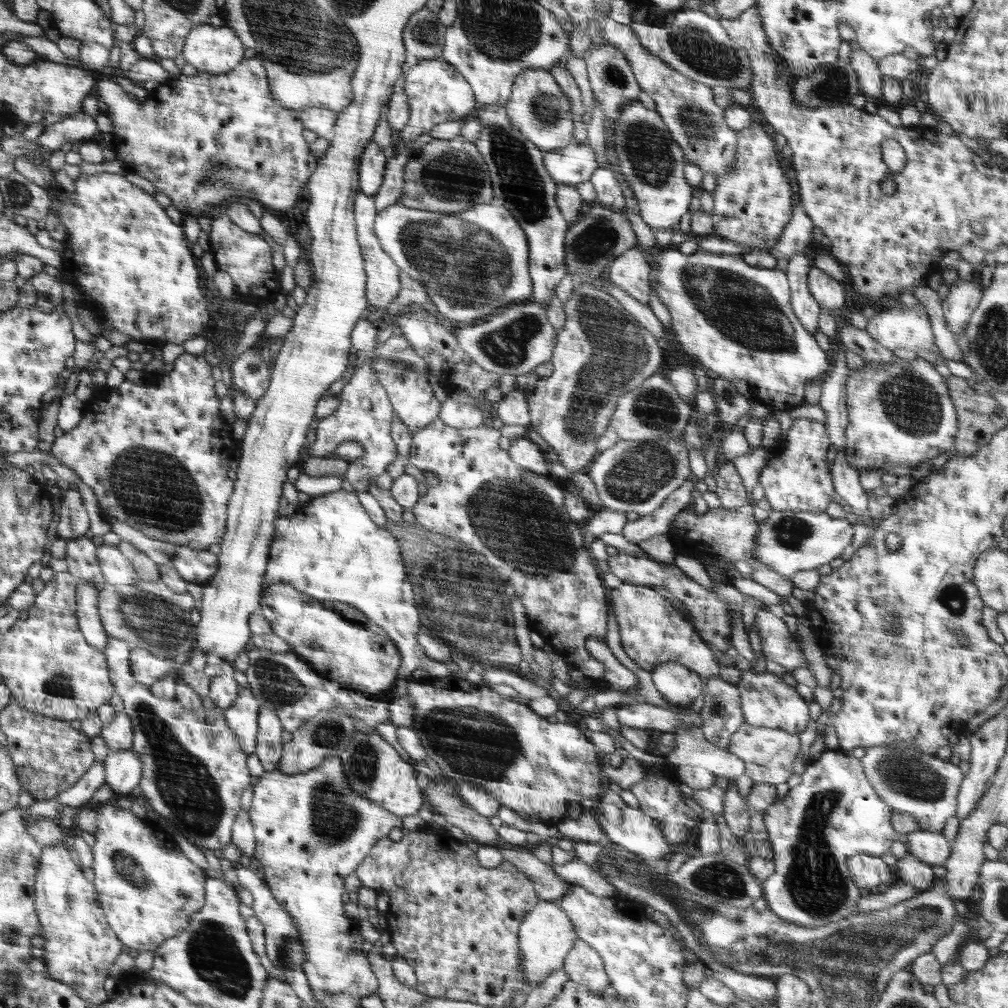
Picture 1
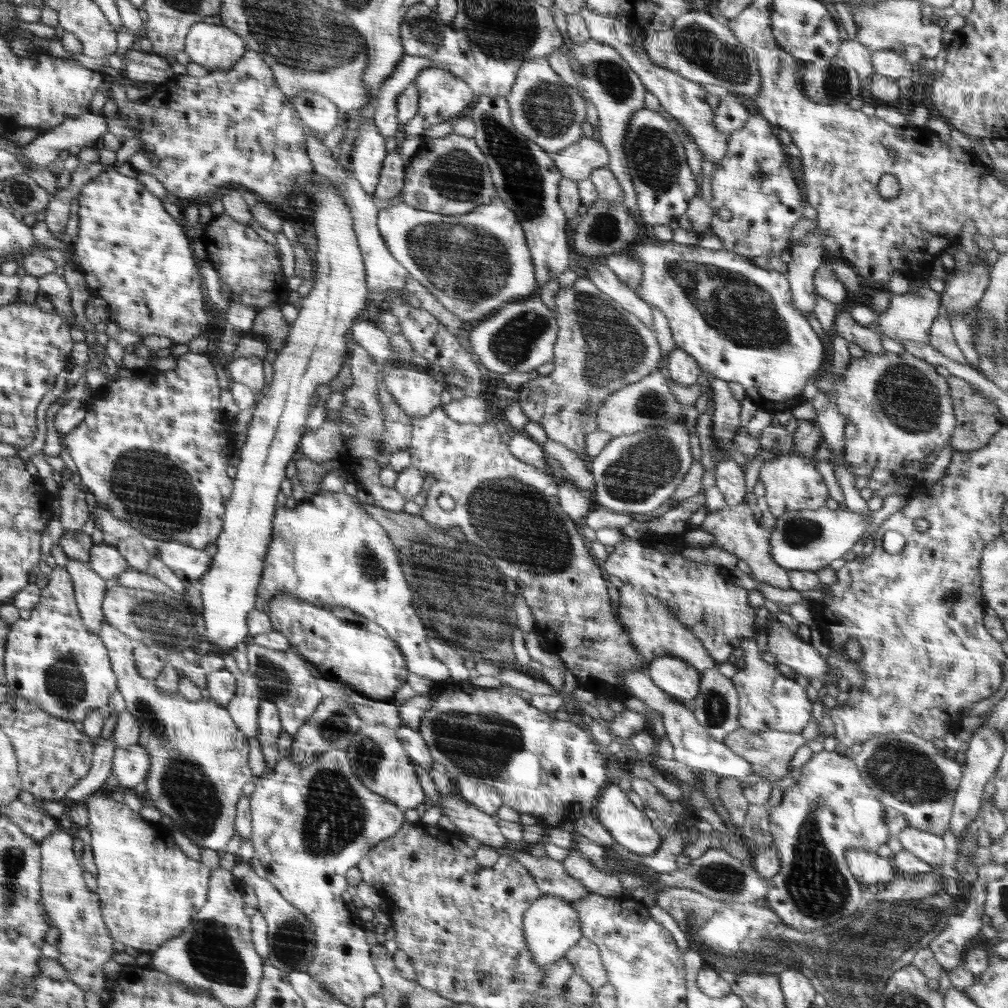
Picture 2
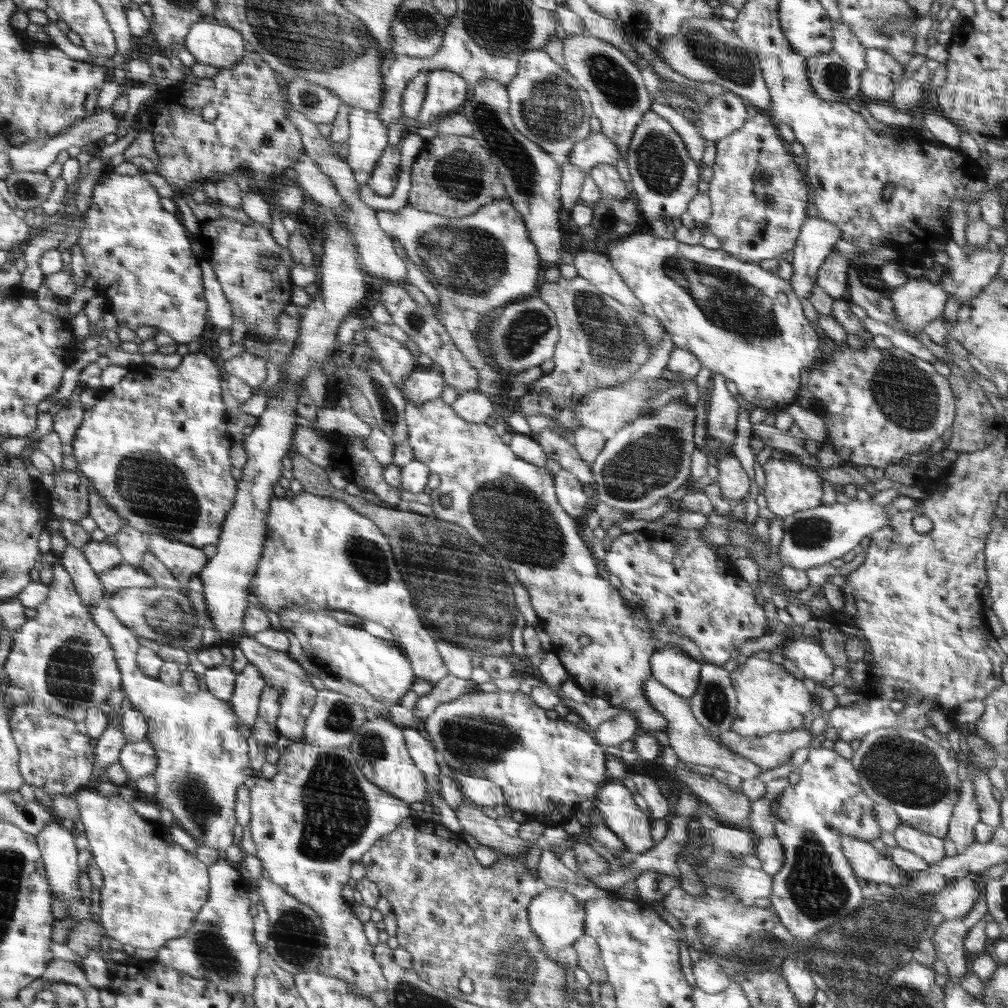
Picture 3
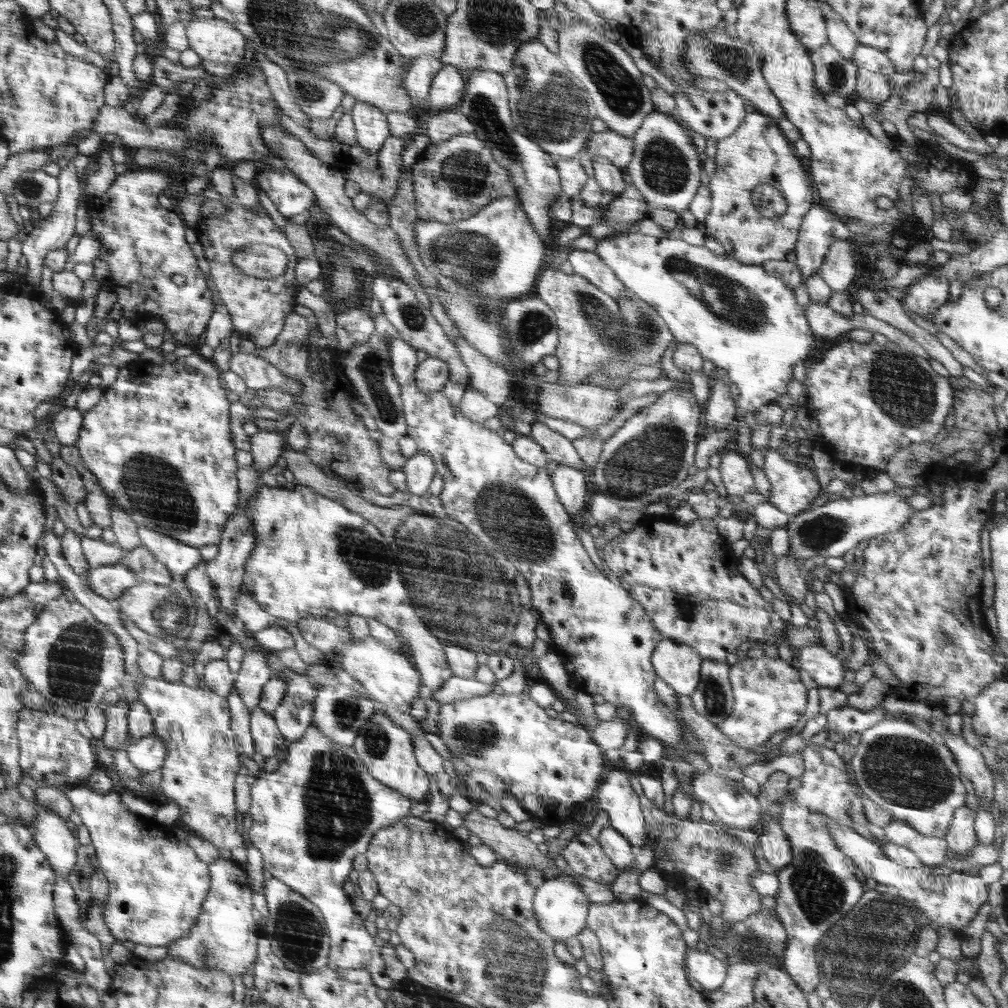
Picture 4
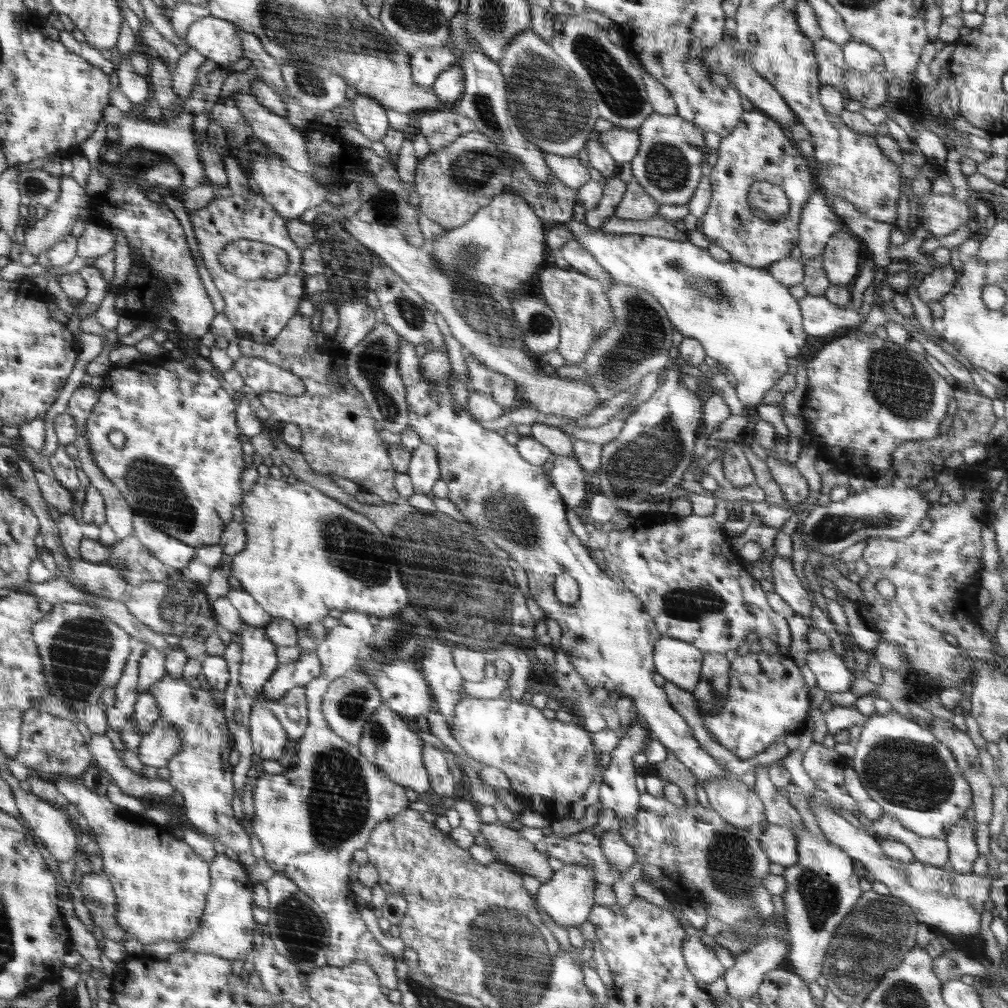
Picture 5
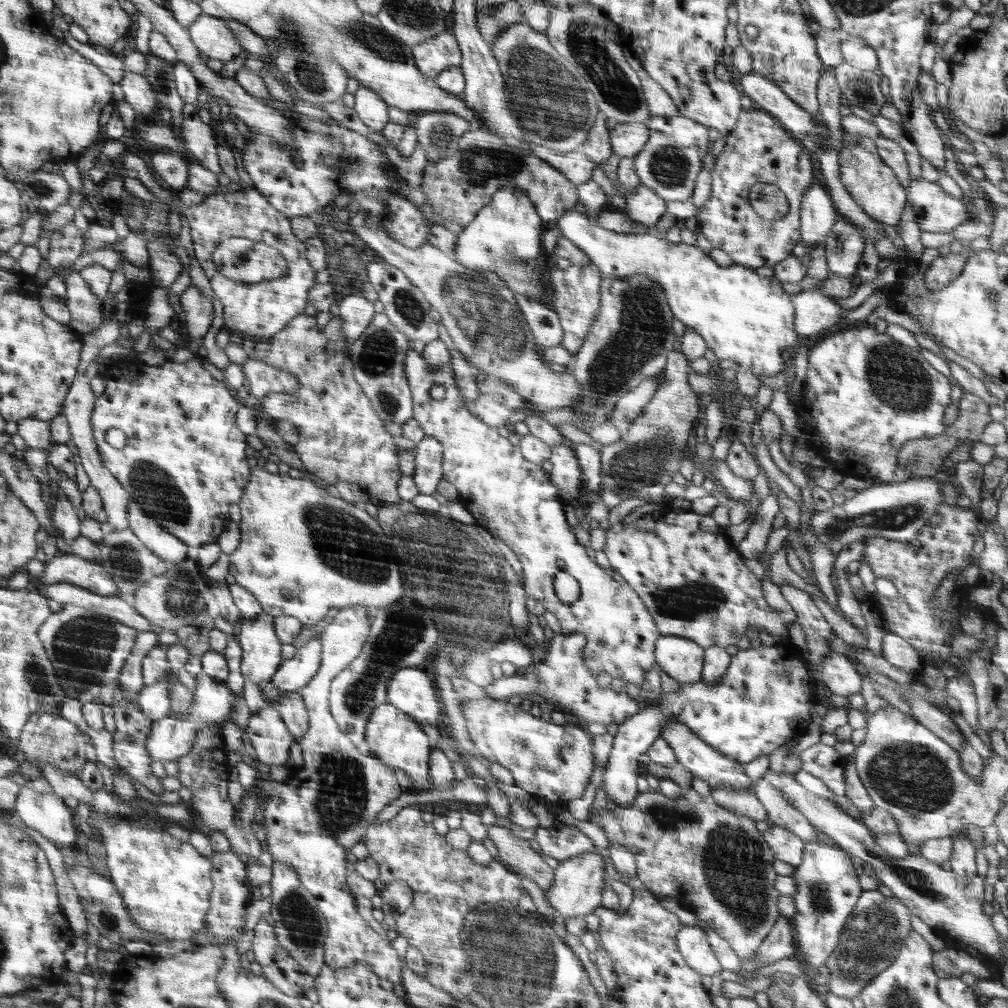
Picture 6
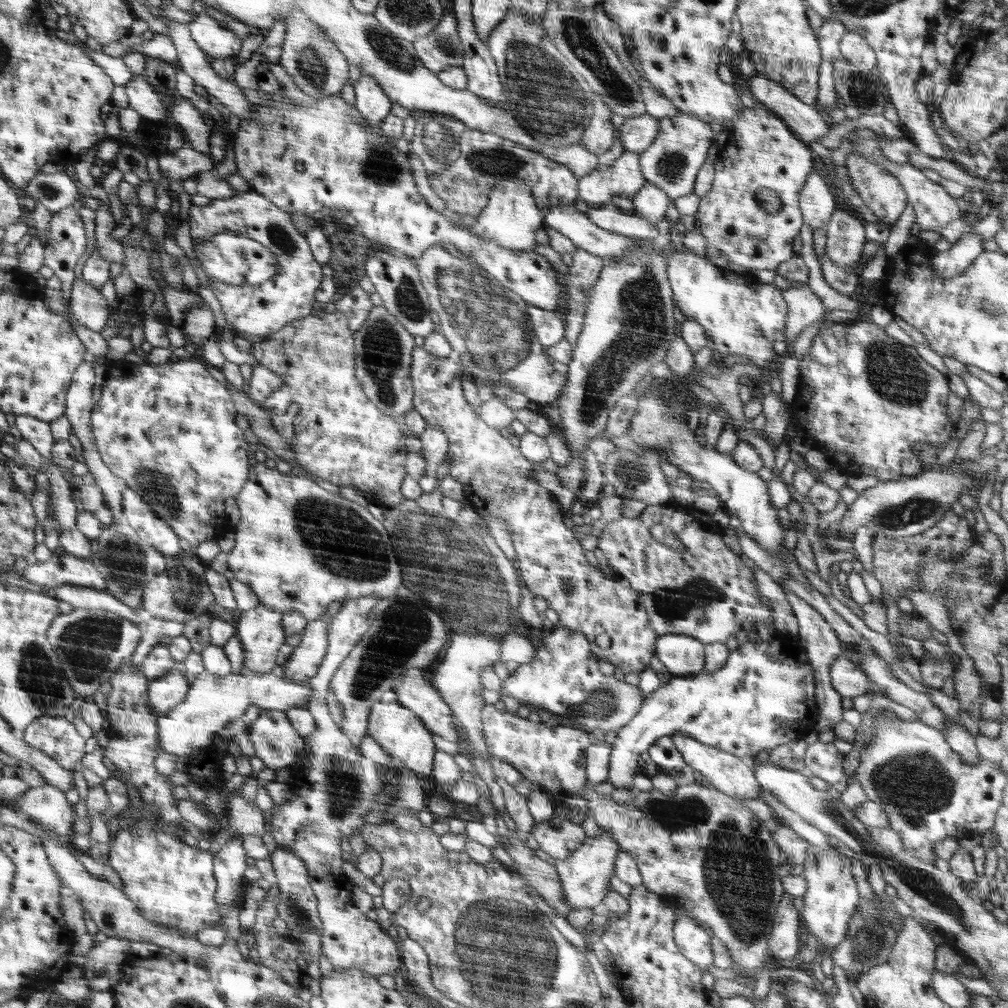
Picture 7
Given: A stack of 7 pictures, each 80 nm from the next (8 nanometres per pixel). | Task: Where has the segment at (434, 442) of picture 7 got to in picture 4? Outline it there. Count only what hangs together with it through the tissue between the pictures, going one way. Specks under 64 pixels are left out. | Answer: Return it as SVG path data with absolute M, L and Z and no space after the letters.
M418 452L406 461L401 469L407 475L406 484L409 496L422 496L430 486L433 476L437 473L433 458L423 452Z

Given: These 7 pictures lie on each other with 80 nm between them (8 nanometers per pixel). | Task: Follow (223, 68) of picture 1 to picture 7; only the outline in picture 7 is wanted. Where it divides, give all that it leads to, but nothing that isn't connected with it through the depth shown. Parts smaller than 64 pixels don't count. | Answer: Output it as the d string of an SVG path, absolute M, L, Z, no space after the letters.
M200 13L187 25L194 42L214 59L228 58L237 55L242 40L235 31L224 28L208 13Z

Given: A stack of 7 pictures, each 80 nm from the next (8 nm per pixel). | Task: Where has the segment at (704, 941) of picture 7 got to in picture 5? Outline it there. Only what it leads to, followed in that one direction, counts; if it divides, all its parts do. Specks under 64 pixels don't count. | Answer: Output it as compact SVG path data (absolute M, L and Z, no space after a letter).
M688 928L682 945L683 957L694 978L699 982L716 982L727 971L719 961L715 950L704 943L704 937L697 935L698 929Z

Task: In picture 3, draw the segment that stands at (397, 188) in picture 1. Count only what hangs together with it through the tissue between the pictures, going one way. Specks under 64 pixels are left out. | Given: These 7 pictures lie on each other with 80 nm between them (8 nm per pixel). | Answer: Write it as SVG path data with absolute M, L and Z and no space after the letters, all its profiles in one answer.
M402 144L387 145L366 185L379 197L392 196L398 185Z

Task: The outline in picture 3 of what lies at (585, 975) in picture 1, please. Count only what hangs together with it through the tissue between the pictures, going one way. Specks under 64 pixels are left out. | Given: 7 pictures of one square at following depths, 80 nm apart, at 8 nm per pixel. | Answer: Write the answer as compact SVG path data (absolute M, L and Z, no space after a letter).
M585 934L574 942L573 947L577 954L577 966L588 973L591 982L606 983L607 972L596 939Z

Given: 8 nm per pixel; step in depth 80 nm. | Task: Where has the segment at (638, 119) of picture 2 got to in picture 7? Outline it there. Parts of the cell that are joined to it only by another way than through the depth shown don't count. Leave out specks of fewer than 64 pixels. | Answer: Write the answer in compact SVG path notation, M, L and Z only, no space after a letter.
M691 114L659 118L657 125L656 140L640 153L640 171L647 183L663 190L670 200L676 200L693 192L698 171L706 162L716 135L710 123Z

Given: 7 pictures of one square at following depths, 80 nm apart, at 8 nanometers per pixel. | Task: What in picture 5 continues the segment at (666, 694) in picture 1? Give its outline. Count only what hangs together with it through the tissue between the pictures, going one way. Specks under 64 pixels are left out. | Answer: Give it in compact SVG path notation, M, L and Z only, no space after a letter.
M661 637L653 653L655 672L681 690L692 693L700 680L703 653L692 644Z

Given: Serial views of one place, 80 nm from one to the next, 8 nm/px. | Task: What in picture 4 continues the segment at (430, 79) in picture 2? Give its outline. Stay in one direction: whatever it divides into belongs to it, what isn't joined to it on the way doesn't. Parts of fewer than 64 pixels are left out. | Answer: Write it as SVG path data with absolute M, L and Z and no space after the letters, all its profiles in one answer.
M442 65L429 88L428 105L434 112L453 110L465 95L465 75L456 67Z

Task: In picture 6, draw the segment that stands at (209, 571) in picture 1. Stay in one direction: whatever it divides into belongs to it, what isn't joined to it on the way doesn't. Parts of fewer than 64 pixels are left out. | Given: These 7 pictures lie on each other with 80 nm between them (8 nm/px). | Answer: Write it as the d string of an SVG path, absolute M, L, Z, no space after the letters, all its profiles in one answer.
M133 500L129 501L128 522L129 528L143 541L144 546L168 563L183 565L187 559L186 543L162 528L158 521L145 514L142 507Z

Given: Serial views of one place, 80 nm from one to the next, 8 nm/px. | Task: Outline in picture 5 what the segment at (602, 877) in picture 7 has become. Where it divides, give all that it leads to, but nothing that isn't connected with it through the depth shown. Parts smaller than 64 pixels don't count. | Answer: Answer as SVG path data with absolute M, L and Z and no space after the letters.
M564 863L564 867L553 872L553 875L542 883L538 889L538 906L564 928L571 926L580 927L587 920L594 903L595 884L598 883L594 876L593 866L583 864Z

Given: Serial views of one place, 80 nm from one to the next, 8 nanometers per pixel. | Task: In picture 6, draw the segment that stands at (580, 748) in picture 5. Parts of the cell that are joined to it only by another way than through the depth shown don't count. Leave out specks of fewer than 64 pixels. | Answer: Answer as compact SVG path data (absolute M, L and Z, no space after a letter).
M498 699L474 700L464 704L462 716L466 721L466 728L474 745L474 749L488 759L490 764L498 763L510 771L514 784L531 795L539 797L539 801L548 807L548 810L556 816L562 812L571 800L576 800L583 795L587 784L590 782L594 769L594 756L592 756L592 735L583 725L554 724L545 722L540 717L534 717L521 706L514 706L507 702L498 702Z

